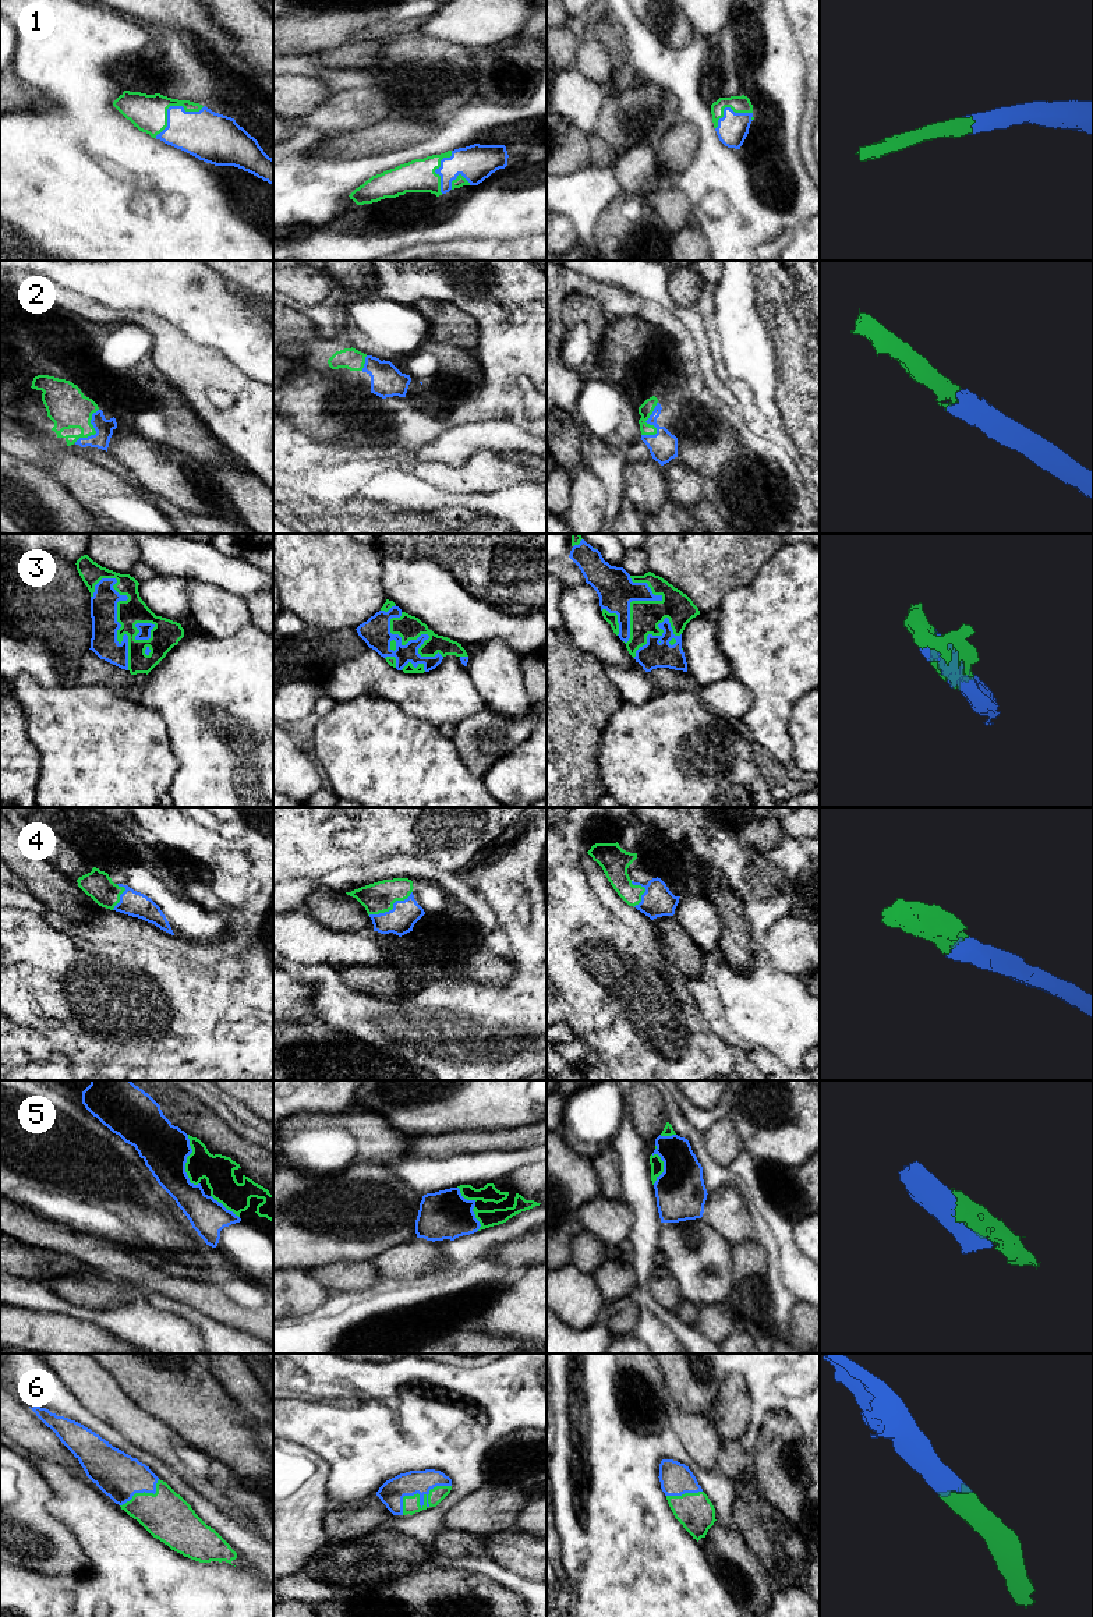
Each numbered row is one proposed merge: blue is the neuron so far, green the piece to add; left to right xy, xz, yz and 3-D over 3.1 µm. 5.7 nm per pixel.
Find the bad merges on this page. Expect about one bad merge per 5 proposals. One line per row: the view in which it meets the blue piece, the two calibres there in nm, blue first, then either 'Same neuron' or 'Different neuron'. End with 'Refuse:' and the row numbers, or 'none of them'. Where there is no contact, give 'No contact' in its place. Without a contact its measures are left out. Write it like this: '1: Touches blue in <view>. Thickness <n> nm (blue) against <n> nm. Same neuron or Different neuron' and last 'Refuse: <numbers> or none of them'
1: Touches blue in xy. Thickness 280 nm (blue) against 220 nm. Same neuron
2: Touches blue in yz. Thickness 160 nm (blue) against 80 nm. Same neuron
3: Touches blue in xy. Thickness 160 nm (blue) against 150 nm. Same neuron
4: Touches blue in xz. Thickness 160 nm (blue) against 180 nm. Same neuron
5: Touches blue in xy. Thickness 280 nm (blue) against 180 nm. Same neuron
6: Touches blue in xz. Thickness 140 nm (blue) against 100 nm. Same neuron
Refuse: none of them

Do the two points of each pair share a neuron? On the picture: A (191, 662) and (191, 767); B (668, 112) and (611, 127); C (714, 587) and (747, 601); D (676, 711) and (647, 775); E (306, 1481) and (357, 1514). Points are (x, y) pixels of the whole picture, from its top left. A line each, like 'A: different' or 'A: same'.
A: same
B: same
C: different
D: same
E: different

